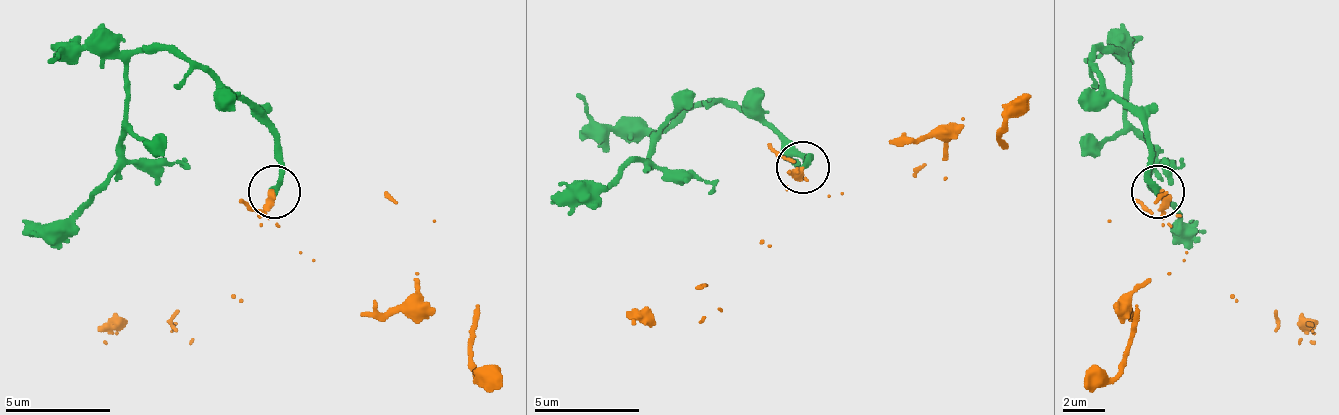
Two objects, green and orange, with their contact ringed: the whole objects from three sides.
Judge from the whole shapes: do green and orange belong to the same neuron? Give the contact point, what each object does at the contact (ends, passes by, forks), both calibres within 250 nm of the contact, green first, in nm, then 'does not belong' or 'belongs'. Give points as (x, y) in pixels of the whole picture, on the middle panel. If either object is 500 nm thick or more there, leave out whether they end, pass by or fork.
(802, 167) | green ends | orange passes by | 280/280 nm | belongs

